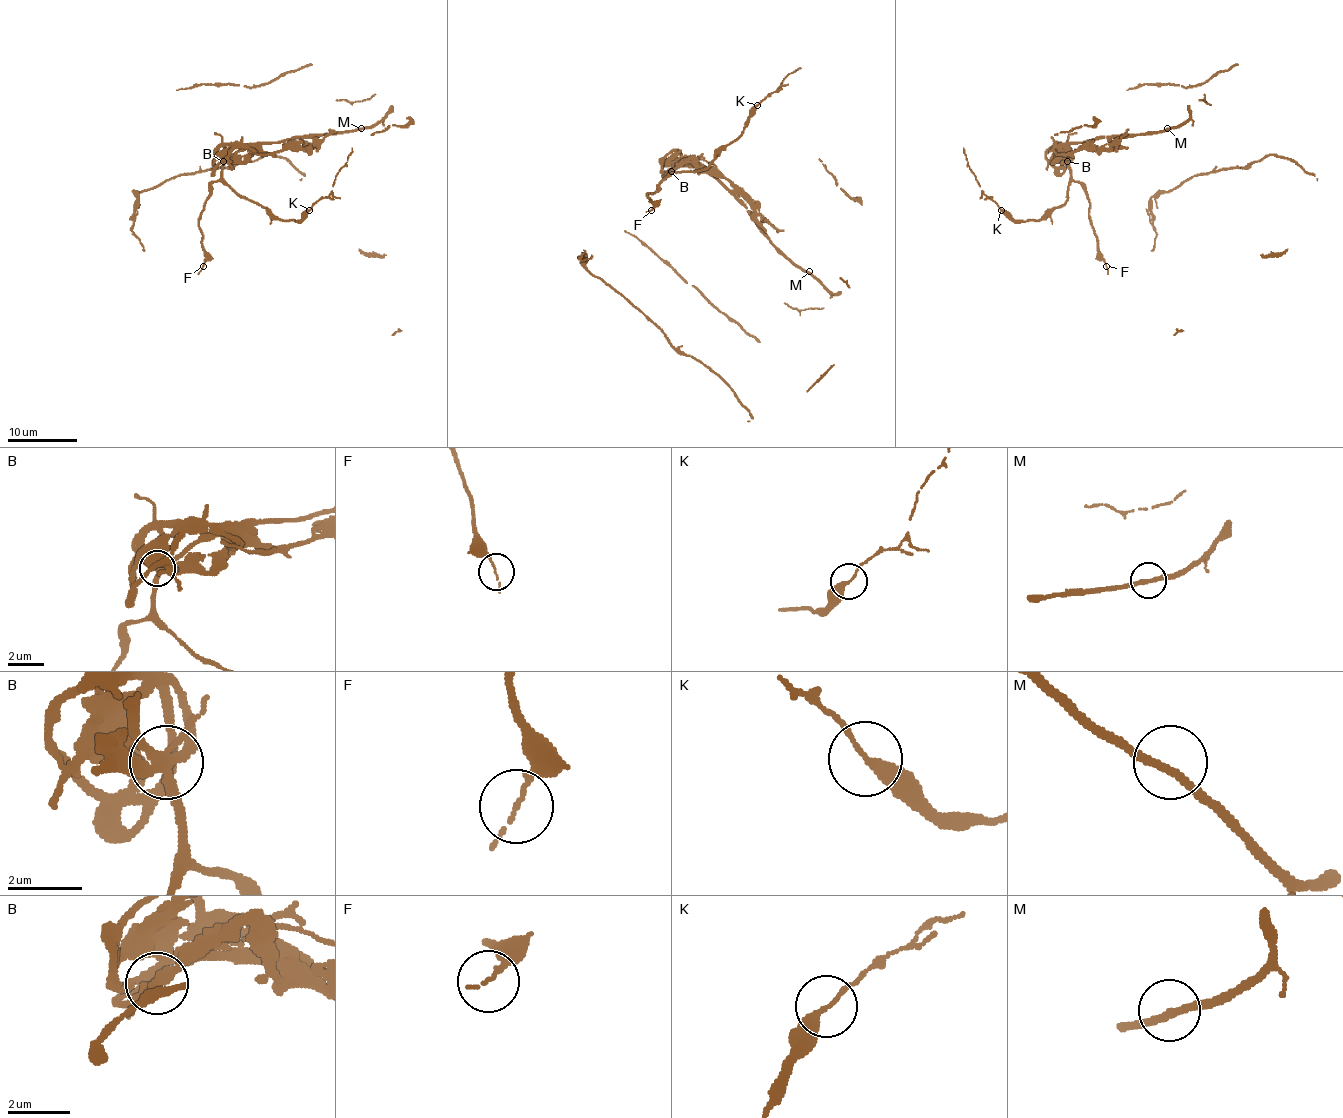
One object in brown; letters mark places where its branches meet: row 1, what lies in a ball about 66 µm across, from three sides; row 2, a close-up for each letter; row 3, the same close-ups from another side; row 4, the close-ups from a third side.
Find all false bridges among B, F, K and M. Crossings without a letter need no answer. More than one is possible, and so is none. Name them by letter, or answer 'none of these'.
B

